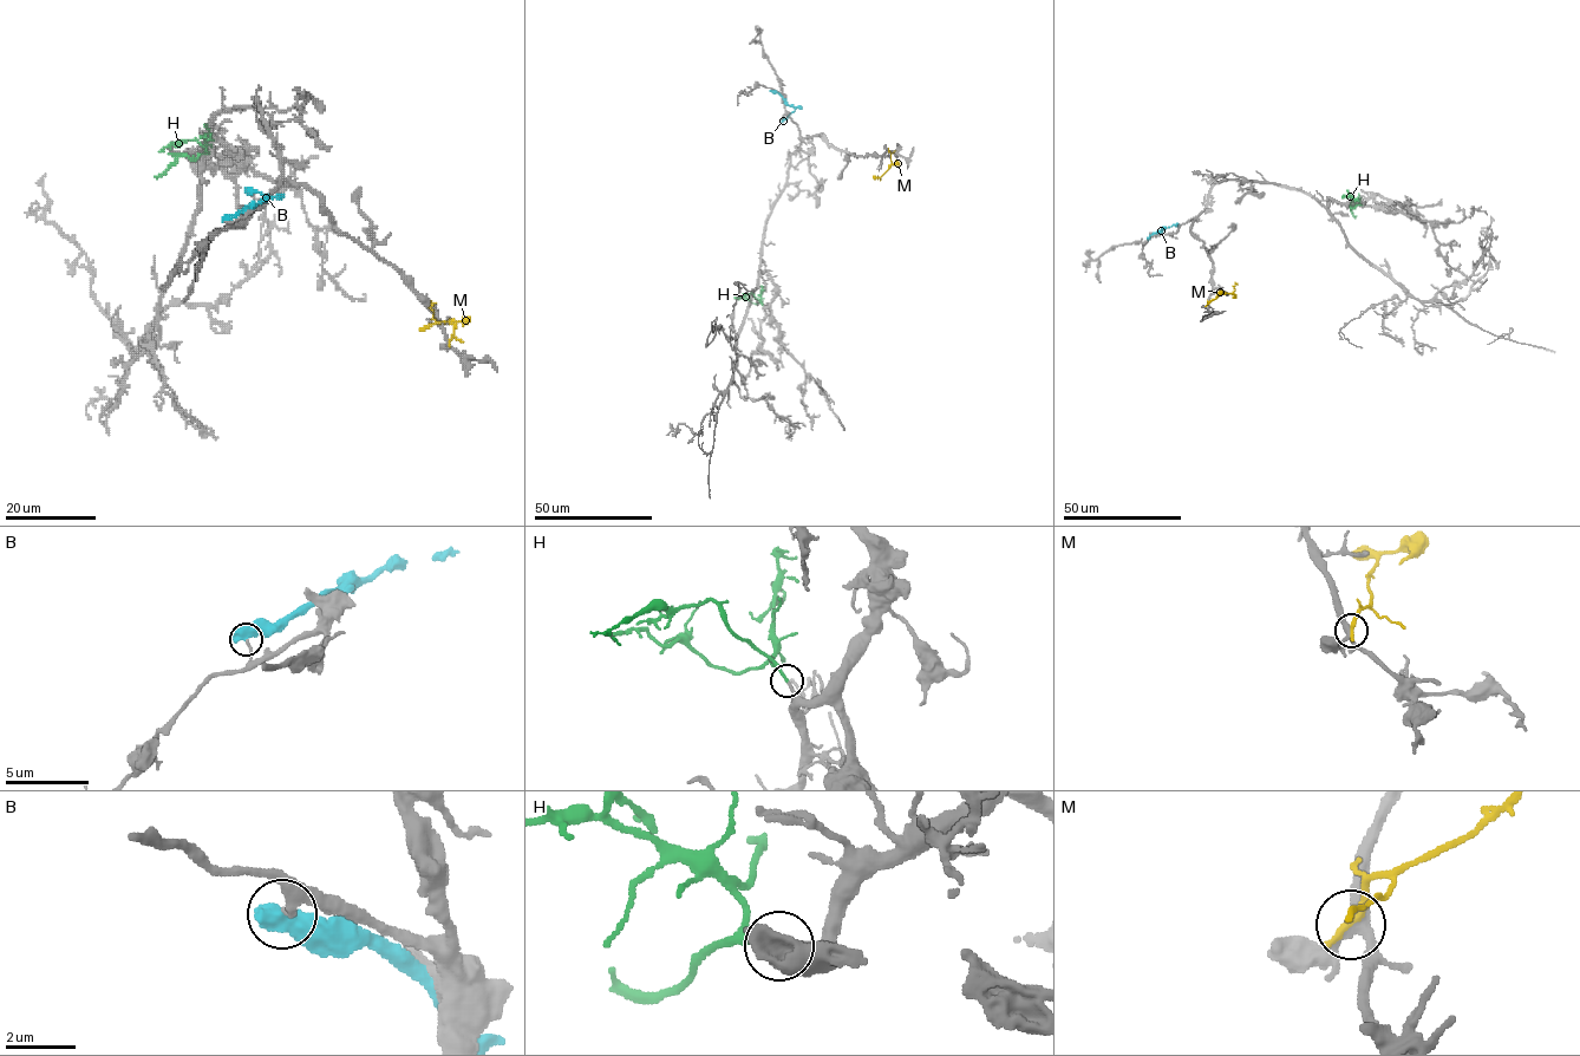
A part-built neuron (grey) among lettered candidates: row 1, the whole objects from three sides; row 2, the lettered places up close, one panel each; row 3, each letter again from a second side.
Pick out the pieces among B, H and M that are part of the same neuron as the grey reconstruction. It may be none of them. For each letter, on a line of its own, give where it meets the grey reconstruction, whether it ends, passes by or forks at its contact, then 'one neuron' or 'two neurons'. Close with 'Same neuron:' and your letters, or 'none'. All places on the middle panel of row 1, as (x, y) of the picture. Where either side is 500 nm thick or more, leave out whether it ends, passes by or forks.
B: meets grey at (771, 90); two neurons
H: meets grey at (763, 305); it ends there; one neuron
M: meets grey at (888, 150); it ends there; two neurons
Same neuron: H

